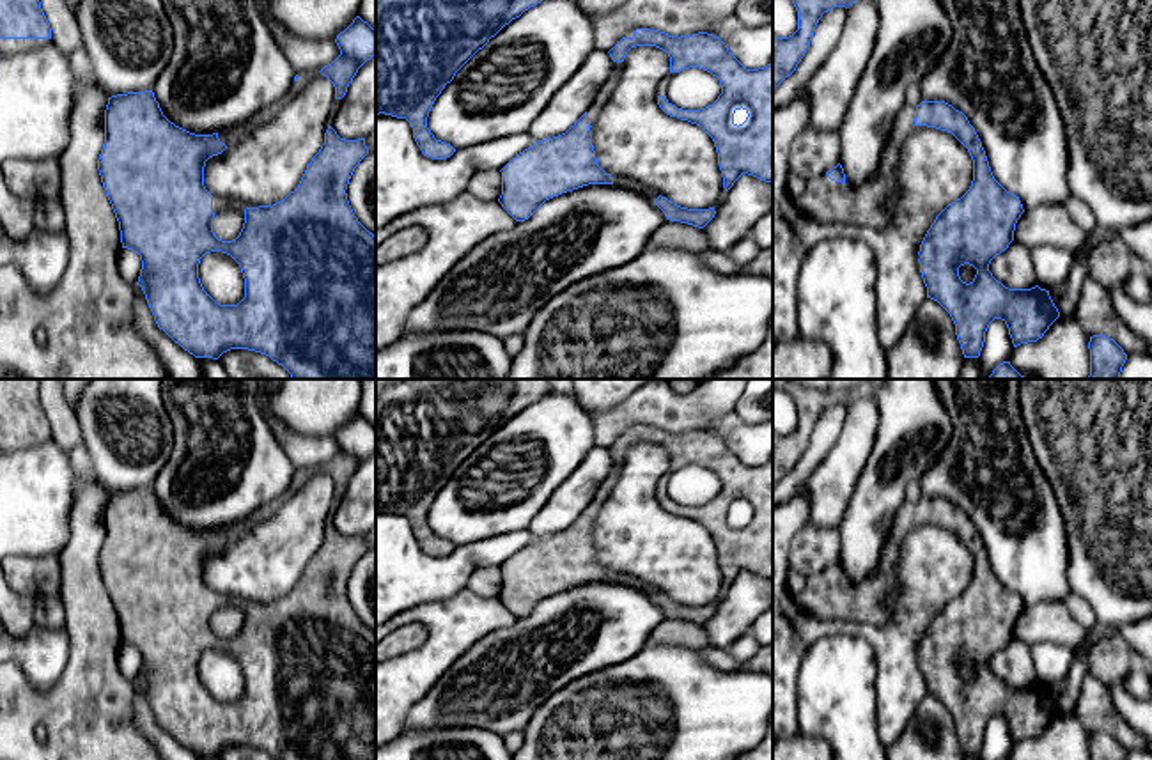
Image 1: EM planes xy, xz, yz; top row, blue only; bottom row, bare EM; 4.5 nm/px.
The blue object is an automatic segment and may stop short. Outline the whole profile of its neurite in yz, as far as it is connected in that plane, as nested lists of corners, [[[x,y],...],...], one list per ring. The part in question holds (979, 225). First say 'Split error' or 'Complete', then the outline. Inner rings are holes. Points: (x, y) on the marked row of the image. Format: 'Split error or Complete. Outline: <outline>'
Split error. Outline: [[[922,101],[918,106],[904,106],[893,119],[881,154],[877,175],[861,188],[851,188],[838,163],[824,175],[805,181],[803,193],[794,200],[796,207],[817,221],[838,221],[886,229],[893,220],[888,204],[897,204],[897,184],[893,172],[900,161],[904,140],[916,129],[936,128],[952,133],[973,159],[973,181],[969,190],[948,204],[934,220],[920,244],[920,273],[927,287],[927,298],[938,301],[952,317],[955,335],[964,358],[978,358],[985,342],[985,331],[994,319],[1001,319],[1014,347],[1037,342],[1060,317],[1049,291],[1039,285],[1031,289],[1008,289],[989,271],[991,260],[1005,252],[1014,241],[1016,223],[1024,213],[1019,197],[1007,191],[992,175],[982,142],[968,117],[945,101]],[[969,264],[977,269],[975,278],[966,283],[959,268]]]

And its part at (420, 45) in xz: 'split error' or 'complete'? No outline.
complete

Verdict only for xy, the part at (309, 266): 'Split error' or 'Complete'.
Split error

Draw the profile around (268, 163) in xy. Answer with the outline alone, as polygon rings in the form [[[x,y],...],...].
[[[315,73],[269,120],[206,161],[206,190],[245,209],[284,200],[324,143],[333,112],[335,87]]]

